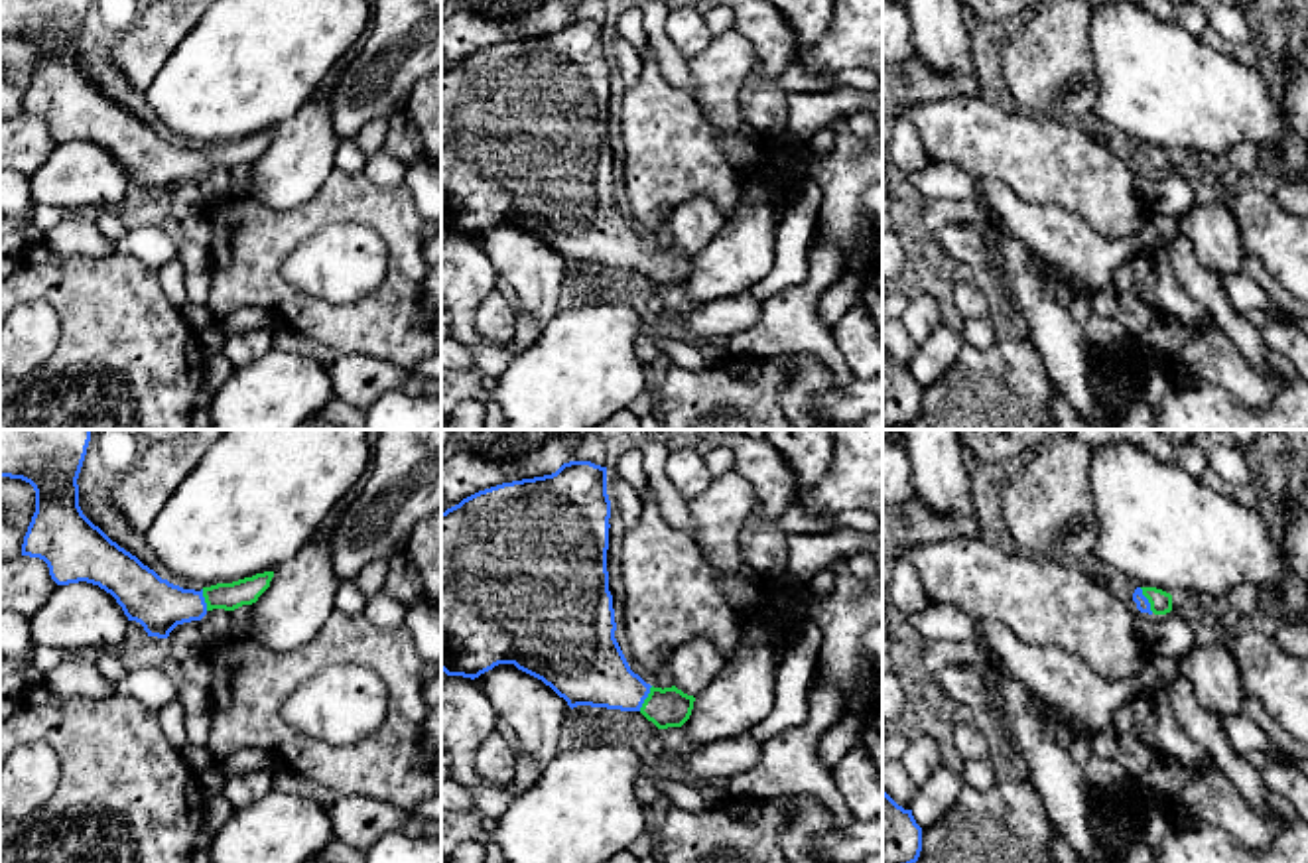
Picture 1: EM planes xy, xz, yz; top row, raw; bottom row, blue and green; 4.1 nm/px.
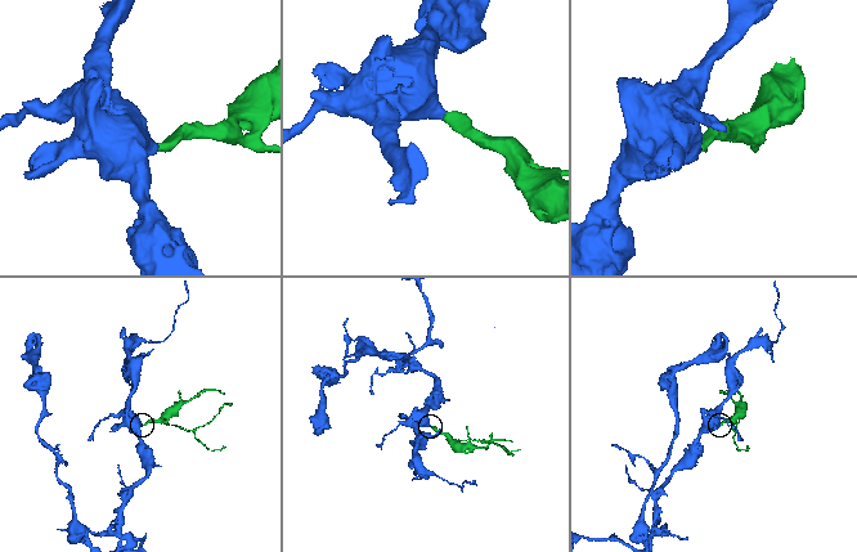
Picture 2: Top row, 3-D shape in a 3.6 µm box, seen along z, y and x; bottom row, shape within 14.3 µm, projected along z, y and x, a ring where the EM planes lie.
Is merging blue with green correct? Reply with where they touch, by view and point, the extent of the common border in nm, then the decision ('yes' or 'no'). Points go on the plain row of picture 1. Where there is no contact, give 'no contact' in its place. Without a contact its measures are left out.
xz (647, 255) | 120 nm | yes

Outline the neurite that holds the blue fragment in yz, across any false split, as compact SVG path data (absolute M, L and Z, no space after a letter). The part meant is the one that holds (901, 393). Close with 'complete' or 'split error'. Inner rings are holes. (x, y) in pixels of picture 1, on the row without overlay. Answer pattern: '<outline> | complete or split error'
M883 349L883 430L898 430L916 422L920 410L922 386L912 368L904 368Z | complete

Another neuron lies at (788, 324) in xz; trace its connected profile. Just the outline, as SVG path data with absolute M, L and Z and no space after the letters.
M816 231L808 246L808 278L762 301L758 321L729 337L735 359L768 359L794 353L816 355L833 374L831 388L855 380L839 347L818 319L819 296L841 278L843 254Z

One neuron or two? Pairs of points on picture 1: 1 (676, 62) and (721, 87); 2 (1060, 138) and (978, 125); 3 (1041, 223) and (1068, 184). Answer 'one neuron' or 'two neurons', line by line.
1: two neurons
2: one neuron
3: two neurons

